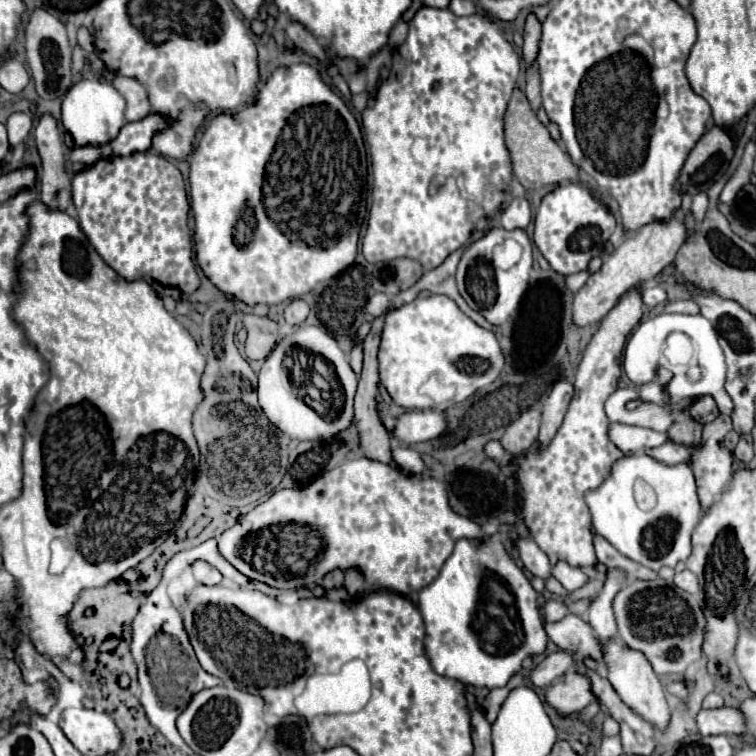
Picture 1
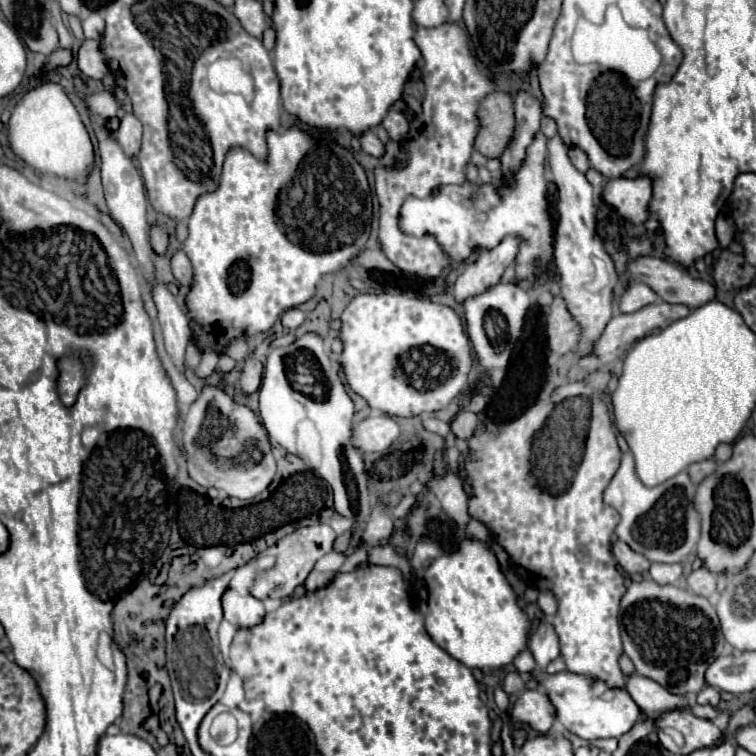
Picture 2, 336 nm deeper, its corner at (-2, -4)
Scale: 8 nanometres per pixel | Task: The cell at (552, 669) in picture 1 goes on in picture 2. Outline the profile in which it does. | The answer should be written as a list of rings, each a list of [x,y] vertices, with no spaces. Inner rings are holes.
[[[509,672],[509,674],[505,676],[505,680],[503,680],[503,690],[505,690],[507,694],[523,692],[523,688],[525,688],[525,682],[521,680],[521,676],[519,676],[517,672]]]

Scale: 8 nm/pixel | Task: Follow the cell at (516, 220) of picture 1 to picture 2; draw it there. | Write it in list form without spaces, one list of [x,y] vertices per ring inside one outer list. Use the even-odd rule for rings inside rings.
[[[505,238],[497,248],[483,252],[477,262],[469,264],[455,282],[455,300],[463,304],[467,298],[475,294],[483,294],[483,290],[489,290],[499,282],[503,270],[513,264],[517,256],[517,238]]]

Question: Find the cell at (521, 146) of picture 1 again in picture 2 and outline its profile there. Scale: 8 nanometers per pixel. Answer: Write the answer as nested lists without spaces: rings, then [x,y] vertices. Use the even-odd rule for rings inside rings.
[[[505,92],[487,94],[477,110],[479,132],[475,136],[475,148],[487,158],[499,158],[505,150],[515,118],[513,118],[513,102]]]

